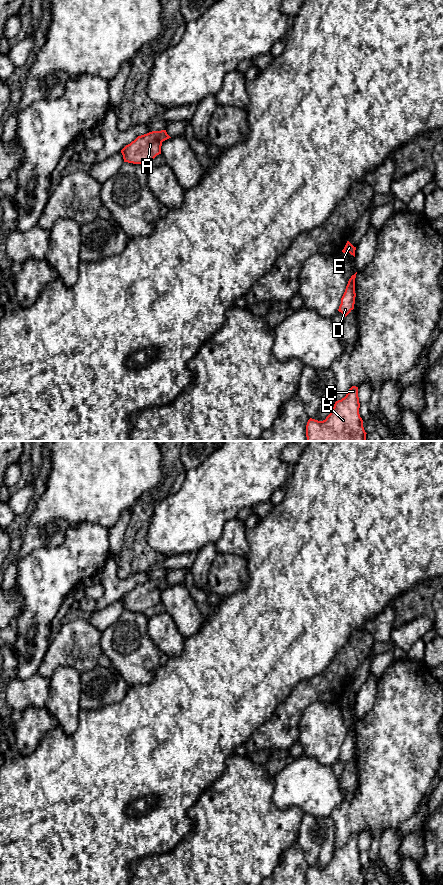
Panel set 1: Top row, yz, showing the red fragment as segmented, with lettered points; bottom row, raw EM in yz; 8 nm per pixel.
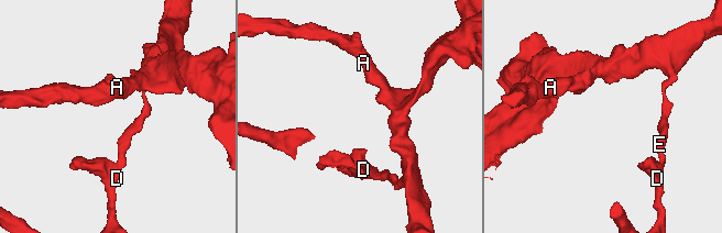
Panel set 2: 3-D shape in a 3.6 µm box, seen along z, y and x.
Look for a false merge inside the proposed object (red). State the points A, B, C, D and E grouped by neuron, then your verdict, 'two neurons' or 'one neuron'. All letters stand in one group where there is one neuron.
A E / B C D; two neurons

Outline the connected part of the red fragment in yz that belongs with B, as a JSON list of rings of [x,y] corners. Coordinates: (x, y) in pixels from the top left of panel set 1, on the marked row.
[[[352,386],[344,398],[335,402],[325,420],[308,420],[307,441],[366,441],[359,408],[358,387]]]

